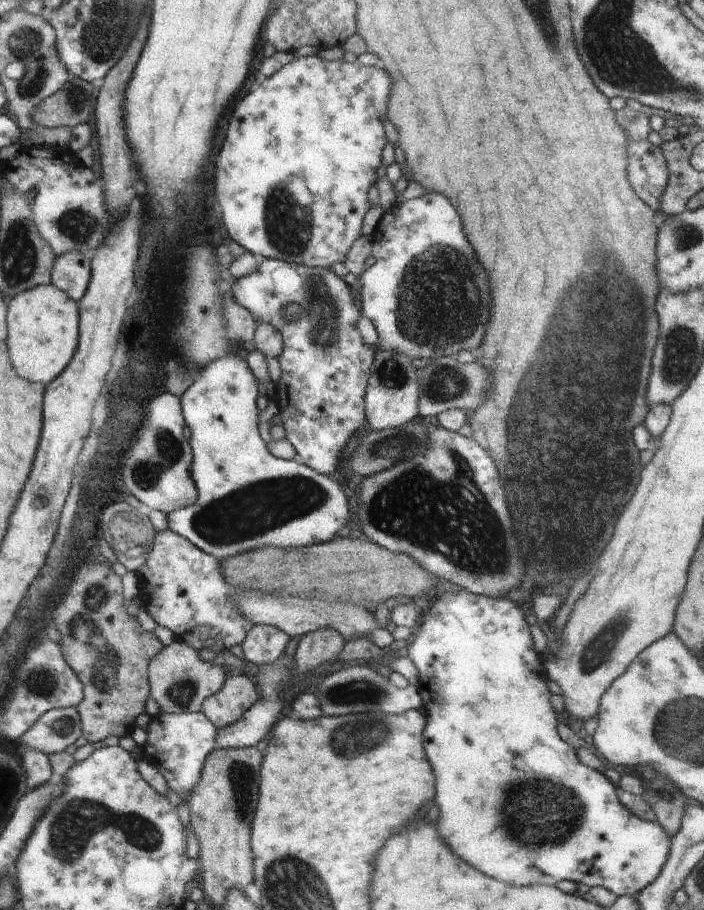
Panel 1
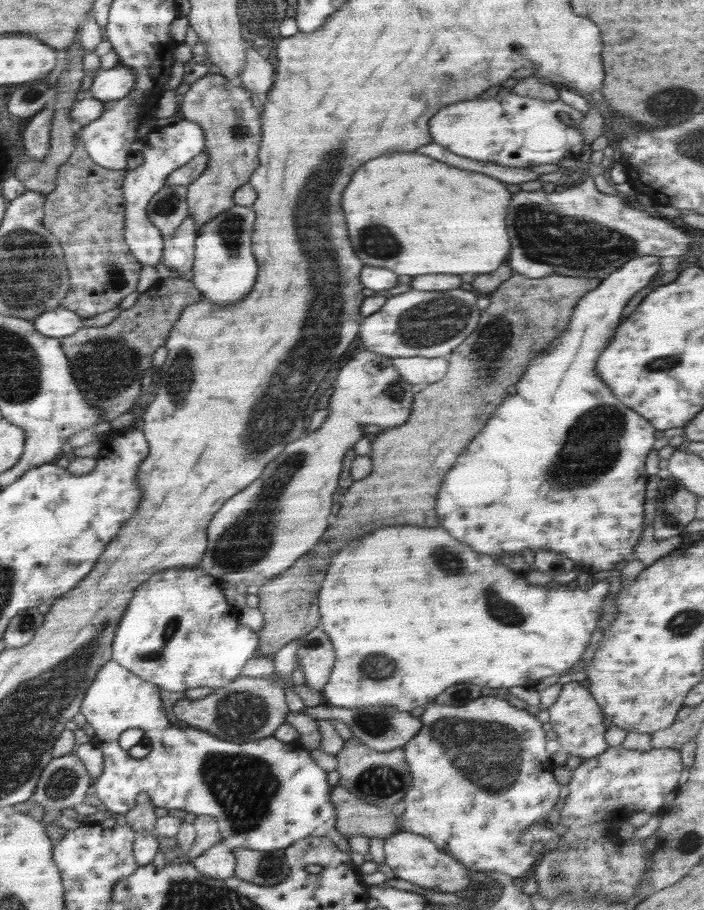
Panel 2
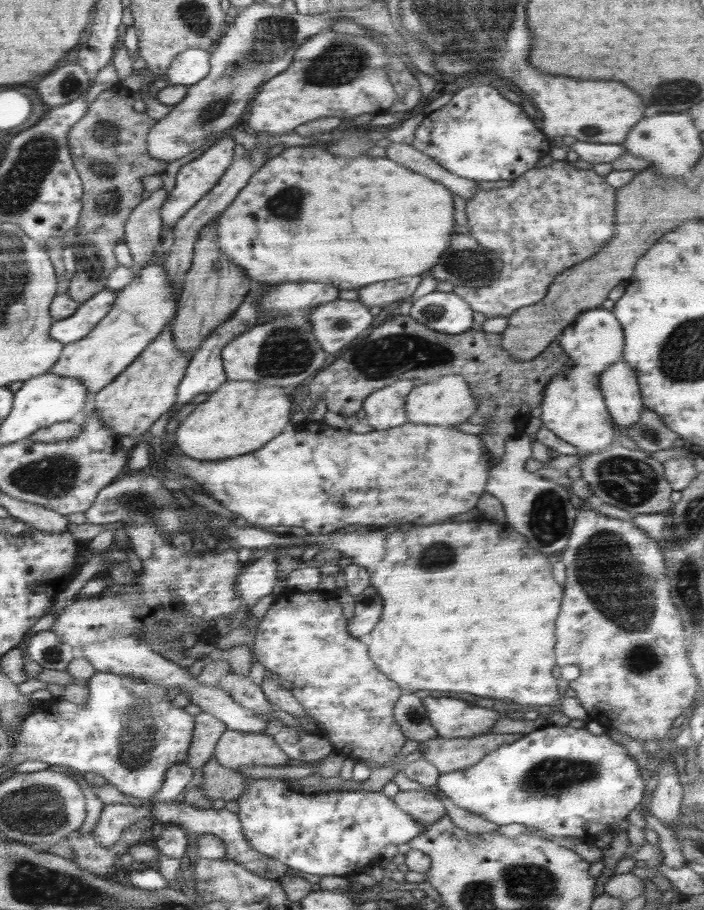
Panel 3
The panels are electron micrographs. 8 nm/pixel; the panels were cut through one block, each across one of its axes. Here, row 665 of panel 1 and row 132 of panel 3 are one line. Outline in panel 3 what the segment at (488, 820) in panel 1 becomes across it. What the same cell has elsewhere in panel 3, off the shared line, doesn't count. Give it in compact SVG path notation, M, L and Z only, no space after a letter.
M490 86L464 88L439 109L425 114L411 145L451 174L467 180L514 181L542 163L550 146L544 133L522 112Z

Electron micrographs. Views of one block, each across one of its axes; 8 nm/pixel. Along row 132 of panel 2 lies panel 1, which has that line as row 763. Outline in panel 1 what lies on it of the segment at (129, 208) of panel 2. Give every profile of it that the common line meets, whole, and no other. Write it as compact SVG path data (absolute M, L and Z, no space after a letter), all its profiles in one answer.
M160 713L151 717L148 738L140 746L140 758L147 760L166 780L169 790L187 798L199 781L202 767L210 751L216 748L218 729L200 713Z

